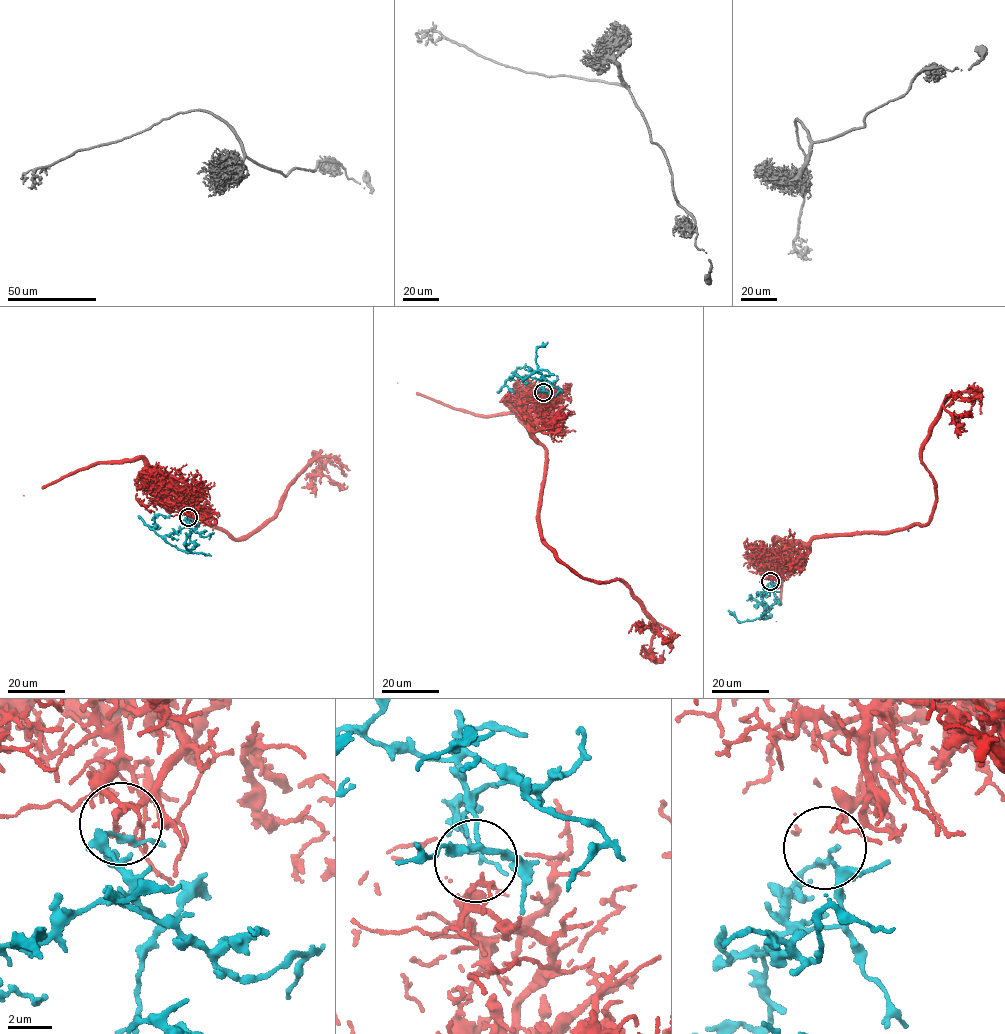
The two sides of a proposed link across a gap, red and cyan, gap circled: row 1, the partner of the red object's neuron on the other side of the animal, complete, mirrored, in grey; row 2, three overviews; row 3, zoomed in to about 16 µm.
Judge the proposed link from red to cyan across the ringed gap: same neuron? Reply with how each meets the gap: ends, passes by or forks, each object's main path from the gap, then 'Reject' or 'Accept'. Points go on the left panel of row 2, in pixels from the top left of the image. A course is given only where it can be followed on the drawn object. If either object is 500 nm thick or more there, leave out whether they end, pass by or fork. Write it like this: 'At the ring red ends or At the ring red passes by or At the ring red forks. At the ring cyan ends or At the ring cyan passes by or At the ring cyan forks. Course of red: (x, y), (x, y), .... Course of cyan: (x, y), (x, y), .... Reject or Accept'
At the ring red passes by. At the ring cyan passes by. Course of red: (188, 515), (177, 504), (188, 491), (209, 526), (239, 539), (271, 517), (313, 451), (323, 463), (315, 481). Course of cyan: (188, 518), (188, 525), (165, 535), (165, 539), (180, 549), (191, 552), (184, 545), (190, 530). Reject

